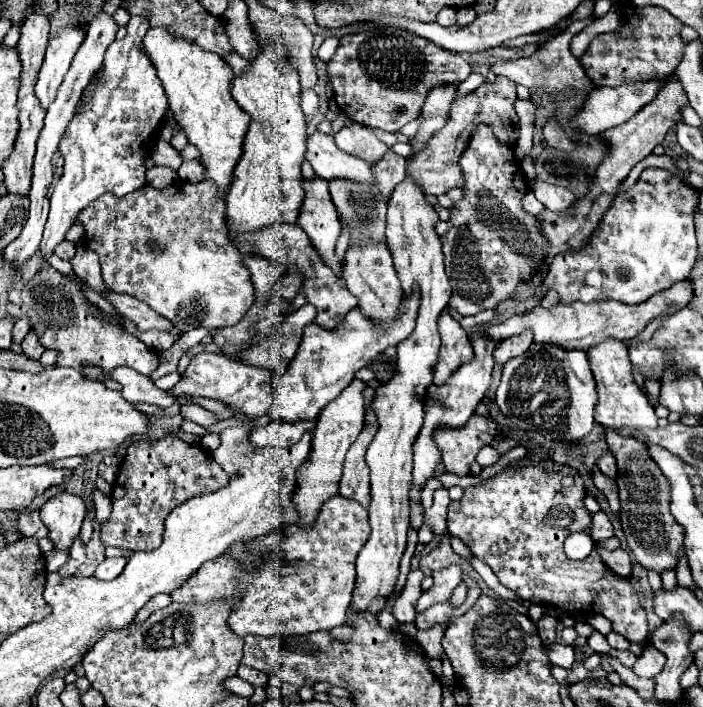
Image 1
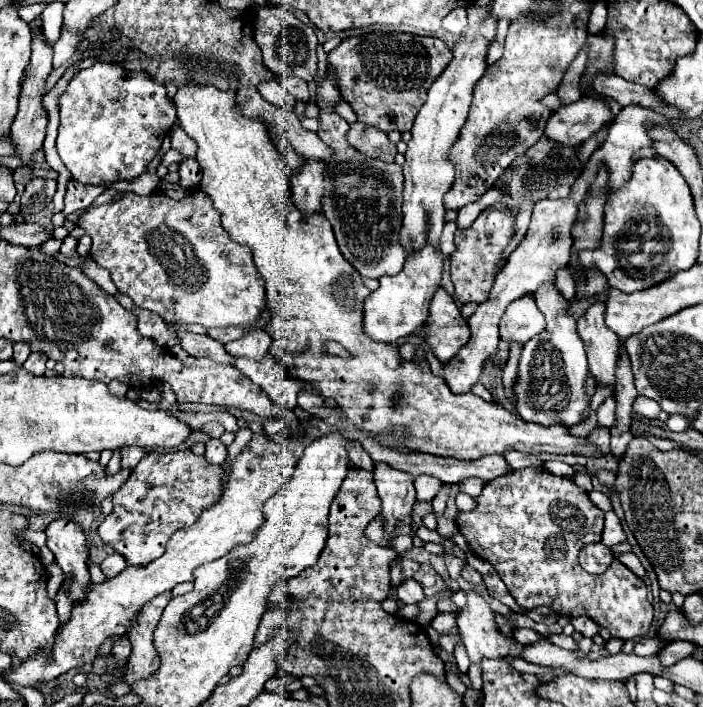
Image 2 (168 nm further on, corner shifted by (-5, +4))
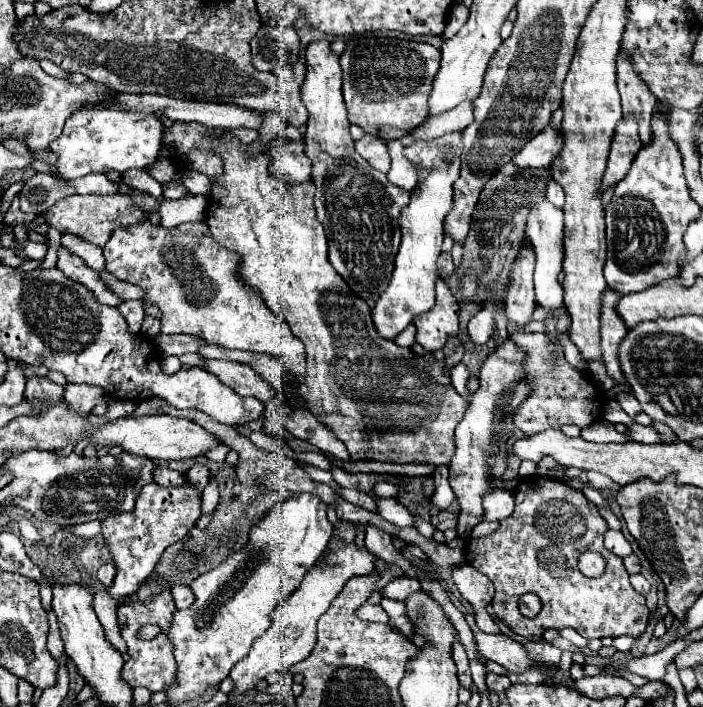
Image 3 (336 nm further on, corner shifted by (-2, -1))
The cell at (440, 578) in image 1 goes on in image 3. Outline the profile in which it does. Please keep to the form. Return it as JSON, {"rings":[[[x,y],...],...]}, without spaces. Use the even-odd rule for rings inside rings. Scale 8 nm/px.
{"rings":[[[364,603],[362,607],[358,607],[356,615],[358,615],[360,619],[366,619],[366,621],[380,621],[380,623],[388,623],[388,615],[386,615],[386,611],[384,611],[380,605]]]}

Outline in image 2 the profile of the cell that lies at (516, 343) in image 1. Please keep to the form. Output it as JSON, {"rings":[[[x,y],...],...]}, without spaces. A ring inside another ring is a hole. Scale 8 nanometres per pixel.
{"rings":[[[529,294],[529,296],[515,300],[513,304],[509,304],[509,308],[505,310],[505,314],[501,318],[499,328],[501,328],[501,338],[505,342],[519,340],[521,344],[525,344],[533,336],[537,336],[545,330],[545,318],[539,312],[539,308],[535,306],[533,296]]]}

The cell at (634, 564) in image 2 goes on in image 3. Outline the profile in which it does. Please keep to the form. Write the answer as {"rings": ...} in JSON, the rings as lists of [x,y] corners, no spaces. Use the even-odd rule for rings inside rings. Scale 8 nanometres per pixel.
{"rings":[[[642,573],[630,575],[630,583],[632,583],[632,587],[634,587],[638,593],[642,593],[642,595],[646,595],[646,593],[650,591],[650,583],[644,579]]]}

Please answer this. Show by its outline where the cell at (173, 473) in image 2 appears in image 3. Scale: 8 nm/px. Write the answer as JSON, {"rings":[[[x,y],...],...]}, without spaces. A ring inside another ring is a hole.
{"rings":[[[184,475],[184,485],[162,487],[162,485],[144,485],[136,497],[136,505],[130,513],[118,513],[102,521],[102,537],[116,563],[116,579],[110,587],[114,599],[122,599],[134,593],[142,581],[152,573],[160,561],[164,549],[190,533],[196,521],[202,515],[202,493],[188,481]]]}

